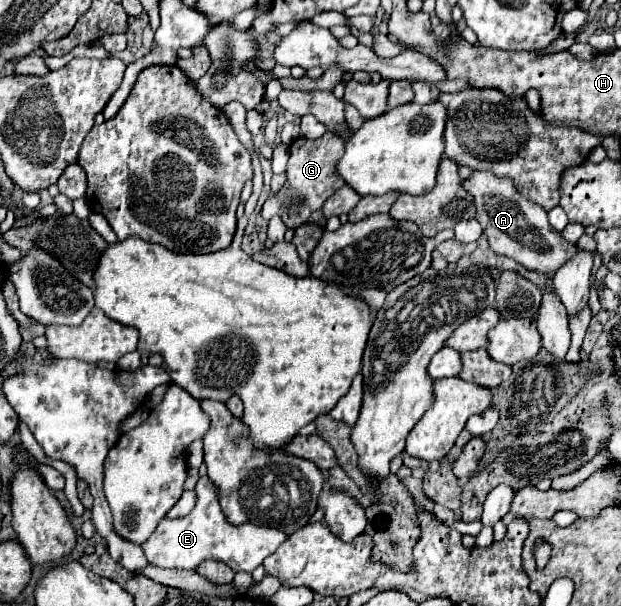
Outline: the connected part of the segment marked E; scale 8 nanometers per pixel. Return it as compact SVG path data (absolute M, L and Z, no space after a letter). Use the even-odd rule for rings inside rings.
M201 477L197 481L195 489L197 489L197 505L195 505L195 509L187 517L183 517L183 519L163 519L159 523L159 527L155 529L155 533L147 539L147 543L143 543L143 553L145 553L145 557L147 557L147 561L151 565L175 567L175 569L195 569L197 561L203 561L203 559L209 557L209 553L213 553L215 559L227 563L233 571L247 571L247 573L251 573L255 567L259 567L263 563L265 557L269 557L287 539L287 535L283 535L281 531L271 529L271 527L257 527L253 523L231 525L223 517L219 499L215 495L215 487L213 487L213 483L207 477Z

